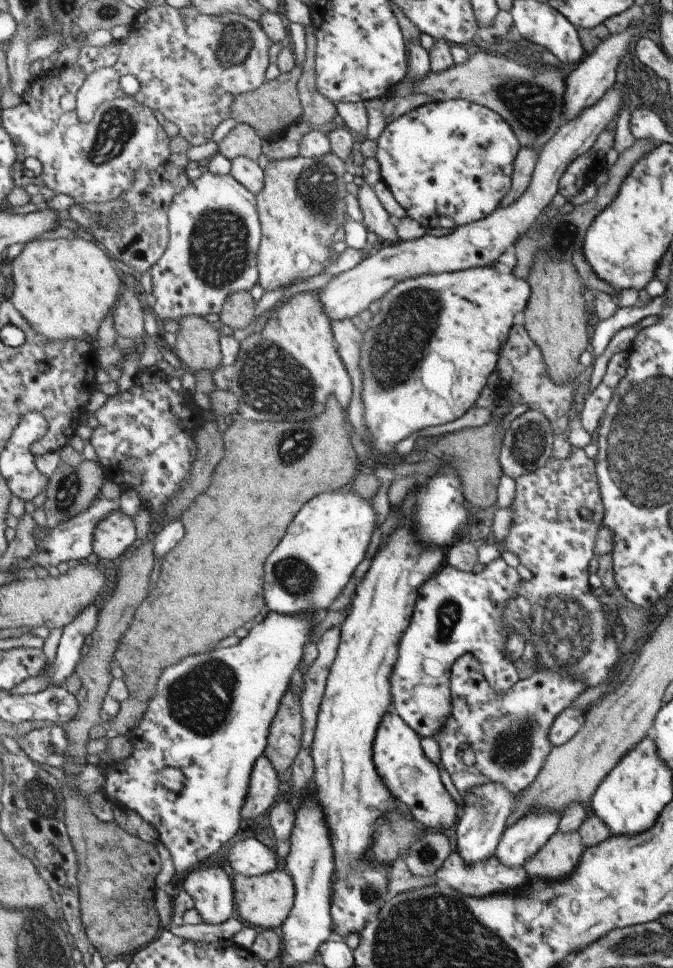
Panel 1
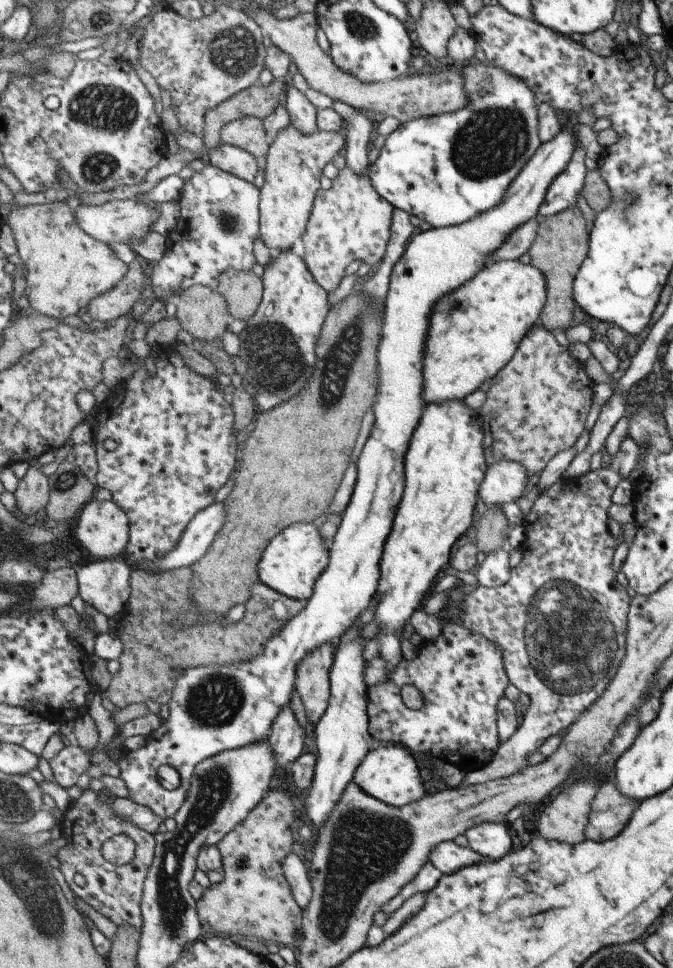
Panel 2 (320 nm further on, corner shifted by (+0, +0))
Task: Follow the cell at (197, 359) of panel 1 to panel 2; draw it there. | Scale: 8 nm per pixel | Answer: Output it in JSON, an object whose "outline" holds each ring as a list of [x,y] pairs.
{"outline":[[[195,285],[183,291],[179,299],[175,314],[182,328],[193,338],[212,341],[225,334],[231,314],[226,298],[218,288]]]}

